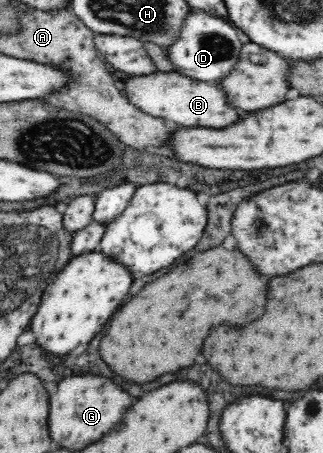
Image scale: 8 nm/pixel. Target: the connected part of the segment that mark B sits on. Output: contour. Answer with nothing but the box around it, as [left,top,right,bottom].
[123,71,243,127]

